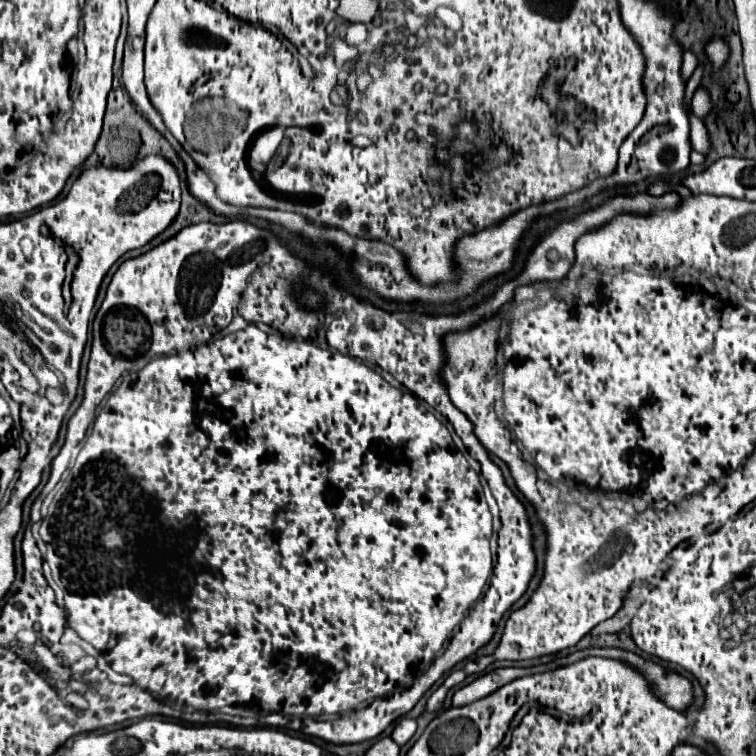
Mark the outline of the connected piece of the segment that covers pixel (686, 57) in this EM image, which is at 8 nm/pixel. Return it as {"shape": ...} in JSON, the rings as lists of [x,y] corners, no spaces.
{"shape":[[[689,50],[685,51],[683,54],[683,62],[682,62],[682,68],[681,68],[681,75],[682,78],[687,81],[695,69],[697,68],[698,60],[695,54]]]}

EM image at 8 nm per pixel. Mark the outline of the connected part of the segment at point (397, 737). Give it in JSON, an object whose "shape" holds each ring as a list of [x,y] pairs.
{"shape":[[[403,718],[403,720],[399,720],[399,722],[395,724],[391,738],[393,738],[399,746],[403,746],[403,744],[415,734],[415,730],[417,730],[417,722],[411,718]]]}

